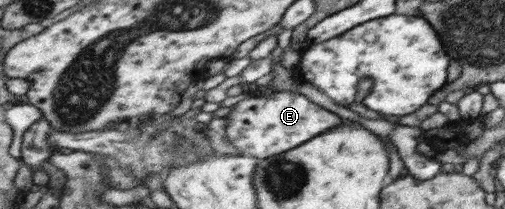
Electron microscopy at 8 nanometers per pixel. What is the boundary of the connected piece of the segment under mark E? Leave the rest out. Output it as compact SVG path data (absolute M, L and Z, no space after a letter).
M273 91L268 97L254 95L245 98L234 105L231 113L224 118L227 120L225 139L242 155L253 156L258 160L289 151L341 123L341 119L331 111L325 111L307 97L290 91Z

